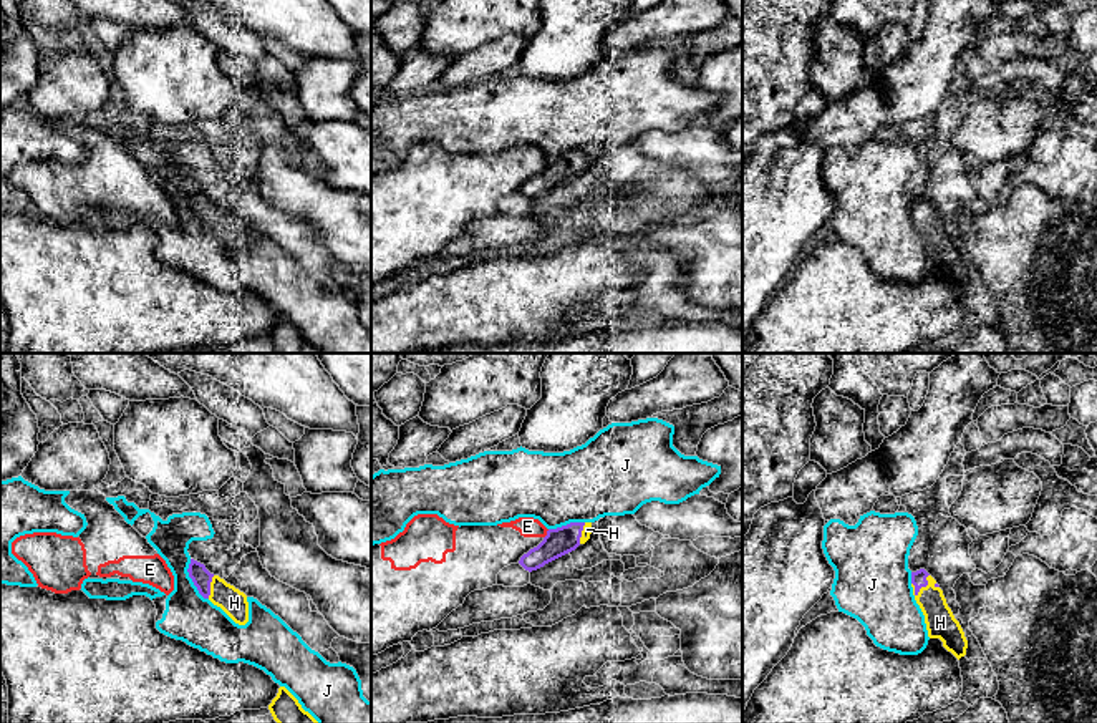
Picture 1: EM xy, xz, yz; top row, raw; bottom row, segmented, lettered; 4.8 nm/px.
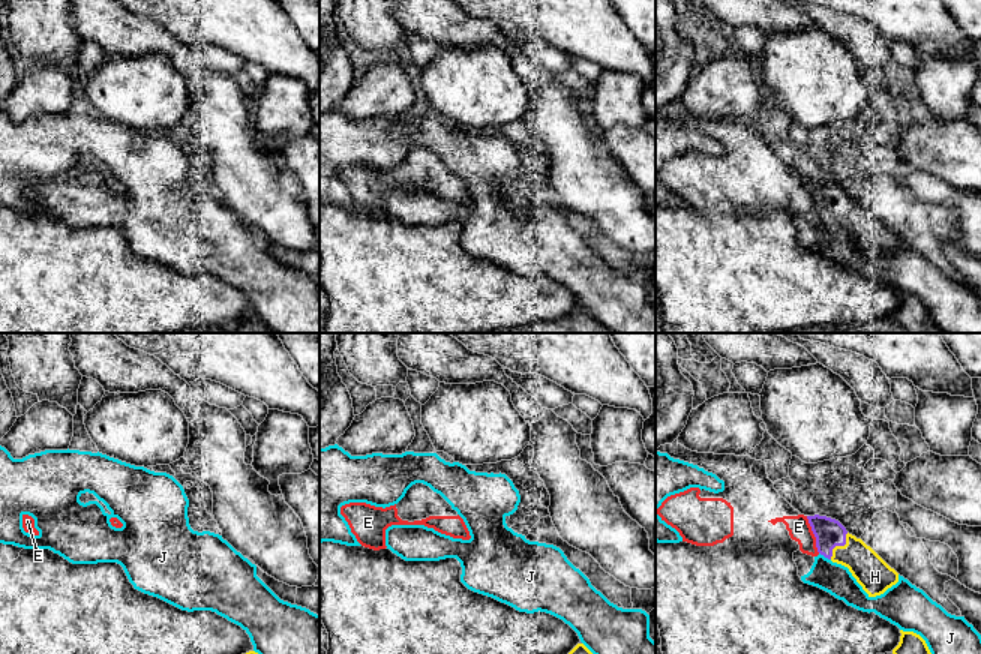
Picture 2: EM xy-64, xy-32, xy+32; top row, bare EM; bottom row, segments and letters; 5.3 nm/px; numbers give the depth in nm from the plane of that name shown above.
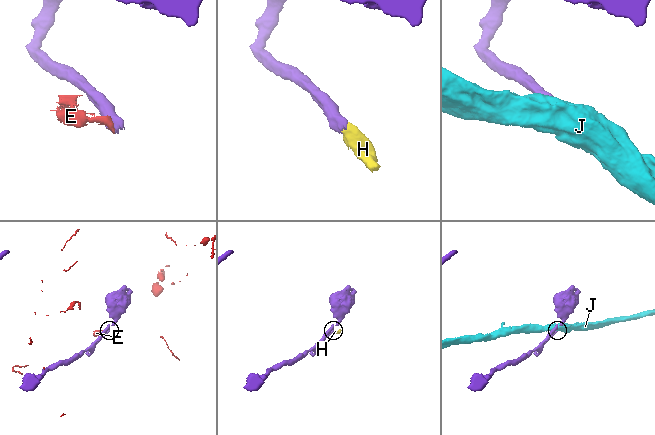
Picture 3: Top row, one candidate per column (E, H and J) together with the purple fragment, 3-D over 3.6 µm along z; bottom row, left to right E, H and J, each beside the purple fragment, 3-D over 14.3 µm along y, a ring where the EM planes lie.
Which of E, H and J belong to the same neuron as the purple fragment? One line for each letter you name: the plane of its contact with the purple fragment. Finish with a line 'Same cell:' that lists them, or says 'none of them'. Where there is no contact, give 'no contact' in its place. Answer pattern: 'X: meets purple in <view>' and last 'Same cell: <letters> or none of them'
H: meets purple in yz
Same cell: H

